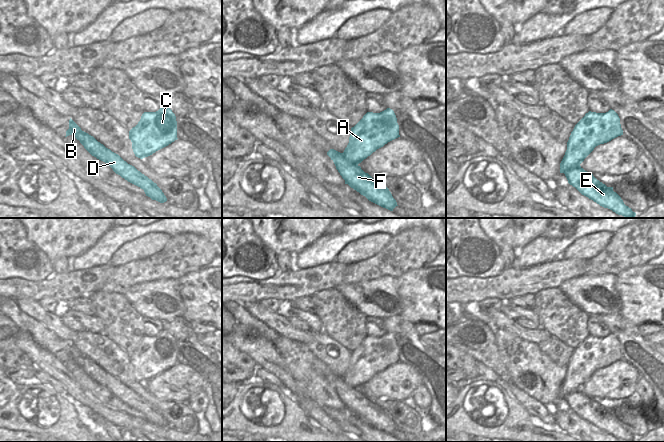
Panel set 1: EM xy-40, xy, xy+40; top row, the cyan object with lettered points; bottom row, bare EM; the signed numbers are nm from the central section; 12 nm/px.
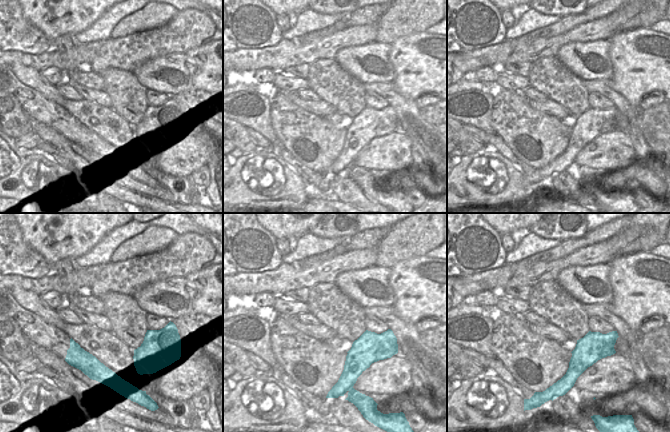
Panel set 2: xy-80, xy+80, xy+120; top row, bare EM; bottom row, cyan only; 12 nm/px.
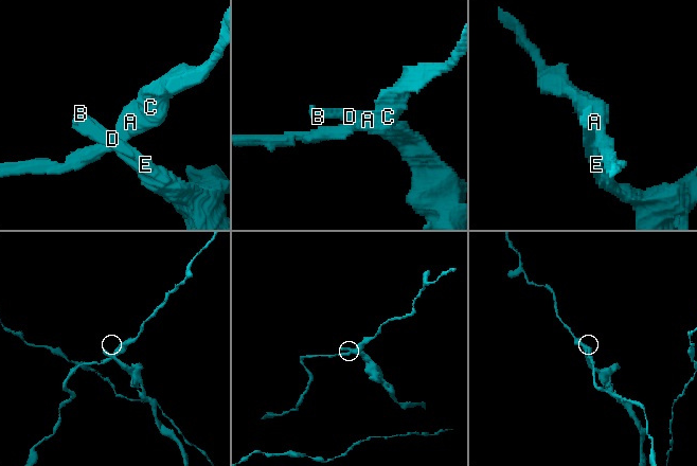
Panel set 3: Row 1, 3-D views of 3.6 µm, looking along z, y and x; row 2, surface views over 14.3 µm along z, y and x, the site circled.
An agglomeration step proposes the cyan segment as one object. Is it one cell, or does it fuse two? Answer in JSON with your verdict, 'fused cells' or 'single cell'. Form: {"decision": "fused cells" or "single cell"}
{"decision": "fused cells"}

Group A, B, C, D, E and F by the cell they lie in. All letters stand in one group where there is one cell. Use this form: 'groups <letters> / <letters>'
groups A C / B D E F

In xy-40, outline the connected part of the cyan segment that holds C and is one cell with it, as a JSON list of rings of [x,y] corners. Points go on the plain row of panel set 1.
[[[163,329],[156,336],[144,336],[138,348],[129,355],[129,363],[136,381],[143,383],[177,364],[177,345],[172,334]]]

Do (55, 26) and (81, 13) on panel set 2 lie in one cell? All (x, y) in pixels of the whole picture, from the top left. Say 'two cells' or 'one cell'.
one cell

